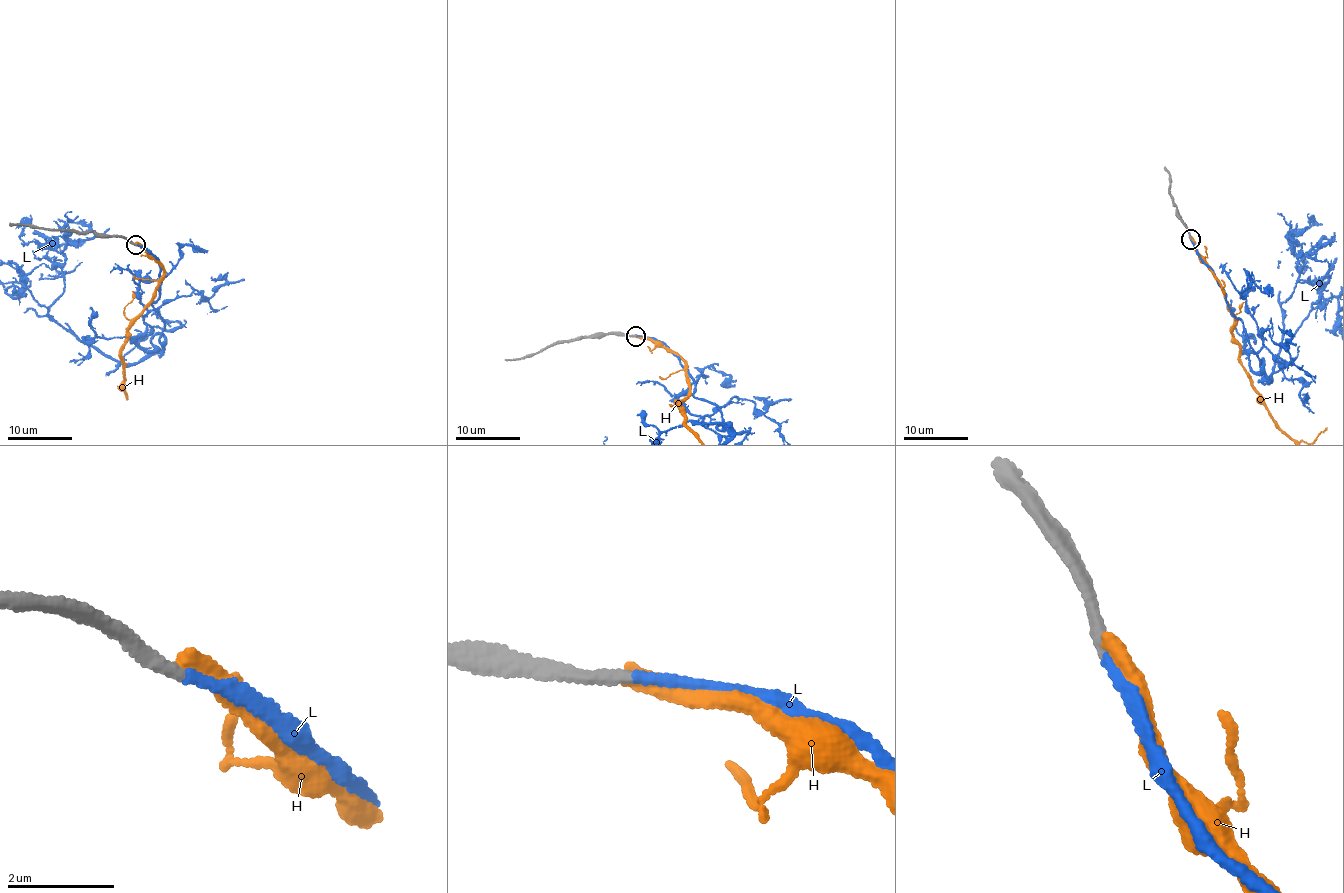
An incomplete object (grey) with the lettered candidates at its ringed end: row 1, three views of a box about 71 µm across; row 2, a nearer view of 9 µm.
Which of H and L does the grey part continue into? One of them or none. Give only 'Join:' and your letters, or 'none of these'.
Join: L

